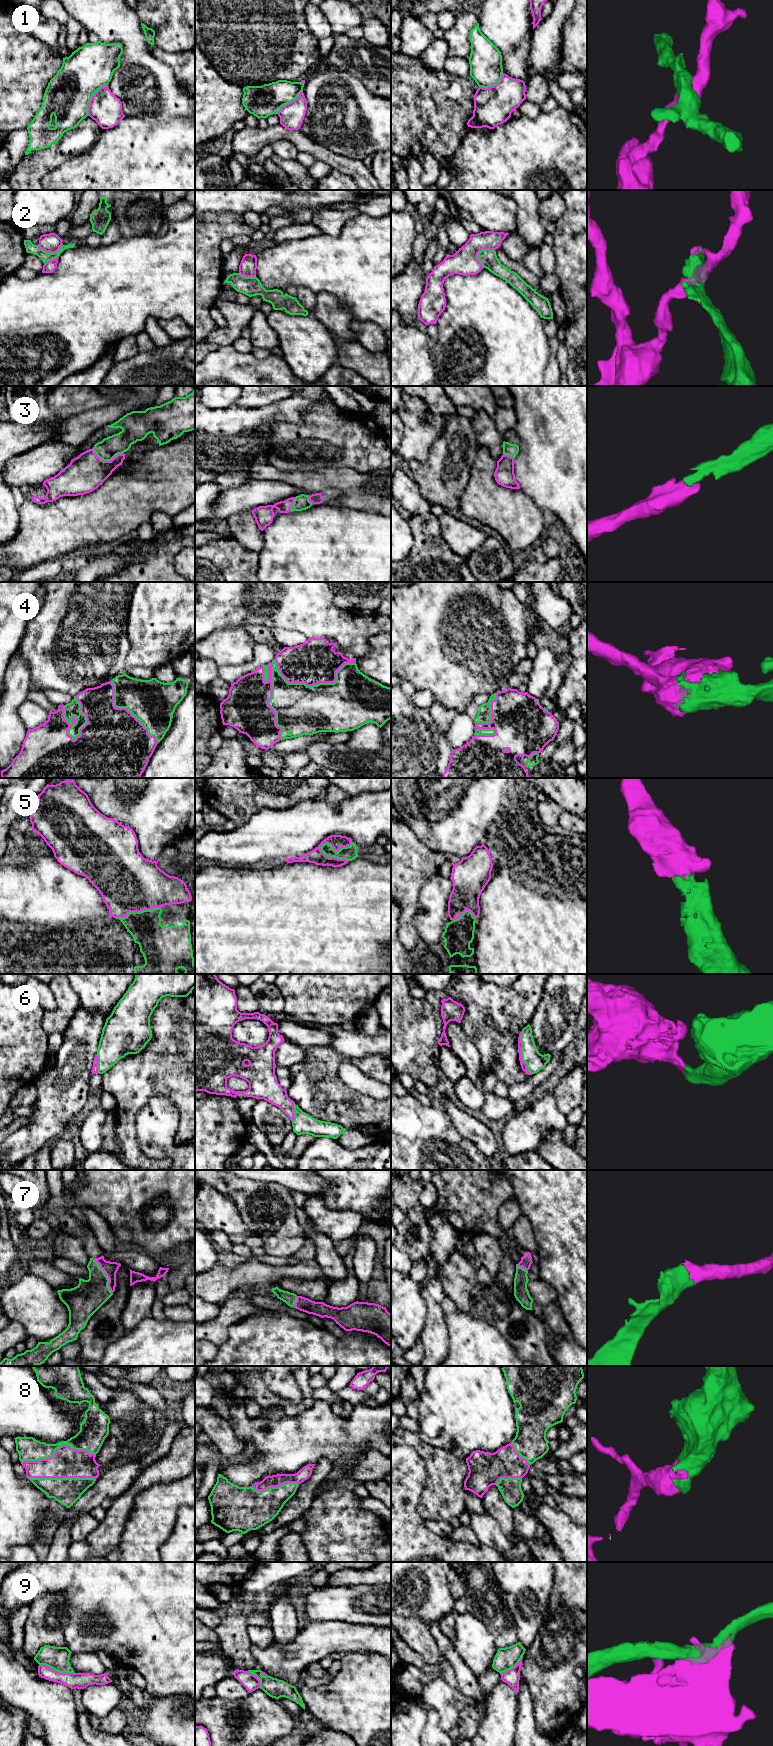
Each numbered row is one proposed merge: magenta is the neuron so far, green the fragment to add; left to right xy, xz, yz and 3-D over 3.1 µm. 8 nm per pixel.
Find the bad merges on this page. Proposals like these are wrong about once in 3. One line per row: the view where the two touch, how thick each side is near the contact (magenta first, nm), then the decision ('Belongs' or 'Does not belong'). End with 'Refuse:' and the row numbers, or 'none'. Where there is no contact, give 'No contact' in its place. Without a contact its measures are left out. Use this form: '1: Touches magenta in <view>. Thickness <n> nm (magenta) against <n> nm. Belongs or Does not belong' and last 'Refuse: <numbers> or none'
1: Touches magenta in xy. Thickness 260 nm (magenta) against 360 nm. Does not belong
2: Touches magenta in yz. Thickness 220 nm (magenta) against 140 nm. Does not belong
3: Touches magenta in xy. Thickness 300 nm (magenta) against 170 nm. Belongs
4: Touches magenta in xy. Thickness 460 nm (magenta) against 120 nm. Belongs
5: Touches magenta in xz. Thickness 120 nm (magenta) against 110 nm. Belongs
6: Touches magenta in yz. Thickness 50 nm (magenta) against 150 nm. Belongs
7: Touches magenta in xy. Thickness 110 nm (magenta) against 260 nm. Belongs
8: Touches magenta in xy. Thickness 240 nm (magenta) against 190 nm. Belongs
9: Touches magenta in xy. Thickness 130 nm (magenta) against 190 nm. Does not belong
Refuse: 1, 2, 9

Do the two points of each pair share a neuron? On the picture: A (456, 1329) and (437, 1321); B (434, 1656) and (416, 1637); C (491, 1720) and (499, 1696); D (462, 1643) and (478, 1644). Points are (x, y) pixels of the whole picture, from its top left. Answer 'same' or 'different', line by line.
A: different
B: same
C: same
D: same

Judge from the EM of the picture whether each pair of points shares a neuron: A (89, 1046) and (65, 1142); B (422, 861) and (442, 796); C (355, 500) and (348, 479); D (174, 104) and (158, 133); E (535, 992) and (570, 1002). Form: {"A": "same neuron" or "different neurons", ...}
{"A": "different neurons", "B": "different neurons", "C": "same neuron", "D": "different neurons", "E": "different neurons"}

